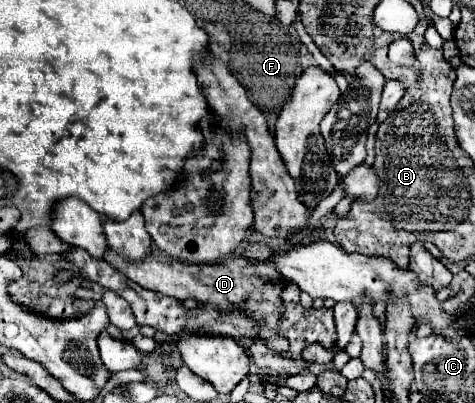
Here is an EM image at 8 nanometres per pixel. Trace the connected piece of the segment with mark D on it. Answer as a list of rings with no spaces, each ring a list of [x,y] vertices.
[[[108,248],[104,254],[104,260],[108,264],[114,264],[114,268],[118,268],[126,278],[140,284],[142,288],[160,292],[164,296],[172,296],[180,302],[188,298],[196,298],[200,304],[212,304],[224,312],[232,312],[232,308],[246,298],[244,306],[248,308],[248,316],[254,318],[256,326],[260,328],[262,340],[276,352],[288,350],[288,342],[274,334],[282,320],[280,294],[282,294],[282,282],[284,282],[282,276],[276,272],[274,264],[250,264],[242,256],[228,256],[214,264],[196,264],[196,262],[182,262],[166,254],[150,254],[146,256],[146,260],[140,260],[138,264],[126,264],[126,260],[118,256],[118,252],[110,252]]]

